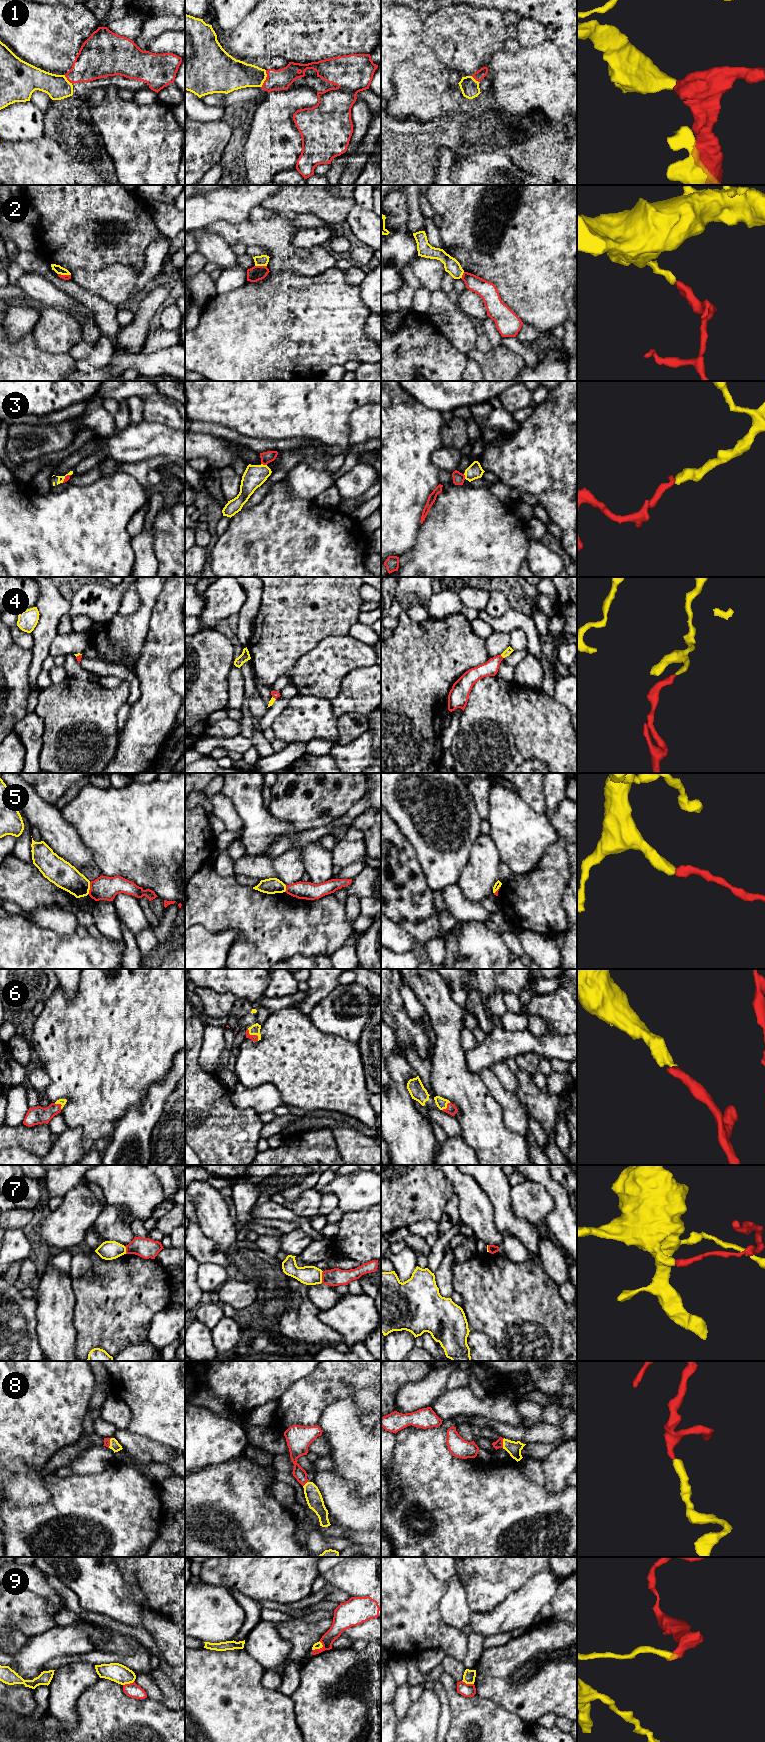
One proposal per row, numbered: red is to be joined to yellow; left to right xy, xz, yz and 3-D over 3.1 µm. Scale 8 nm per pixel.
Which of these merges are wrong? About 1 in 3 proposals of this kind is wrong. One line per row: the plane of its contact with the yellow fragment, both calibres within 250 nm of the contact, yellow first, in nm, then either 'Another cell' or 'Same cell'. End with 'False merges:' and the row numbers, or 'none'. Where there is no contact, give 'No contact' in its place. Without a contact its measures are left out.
1: Touches yellow in xz. Thickness 240 nm (yellow) against 170 nm. Same cell
2: Touches yellow in xz. Thickness 90 nm (yellow) against 120 nm. Another cell
3: Touches yellow in xz. Thickness 180 nm (yellow) against 100 nm. Another cell
4: Touches yellow in yz. Thickness 60 nm (yellow) against 120 nm. Same cell
5: Touches yellow in xy. Thickness 200 nm (yellow) against 190 nm. Another cell
6: Touches yellow in xz. Thickness 80 nm (yellow) against 50 nm. Same cell
7: Touches yellow in xz. Thickness 160 nm (yellow) against 140 nm. Another cell
8: Touches yellow in yz. Thickness 110 nm (yellow) against 70 nm. Same cell
9: Touches yellow in xz. Thickness 60 nm (yellow) against 130 nm. Another cell
False merges: 2, 3, 5, 7, 9

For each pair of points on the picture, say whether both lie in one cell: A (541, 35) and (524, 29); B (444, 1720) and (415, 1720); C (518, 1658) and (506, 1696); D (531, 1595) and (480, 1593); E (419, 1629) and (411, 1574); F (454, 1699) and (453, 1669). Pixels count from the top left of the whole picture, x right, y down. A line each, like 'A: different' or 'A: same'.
A: same
B: different
C: same
D: different
E: same
F: different

